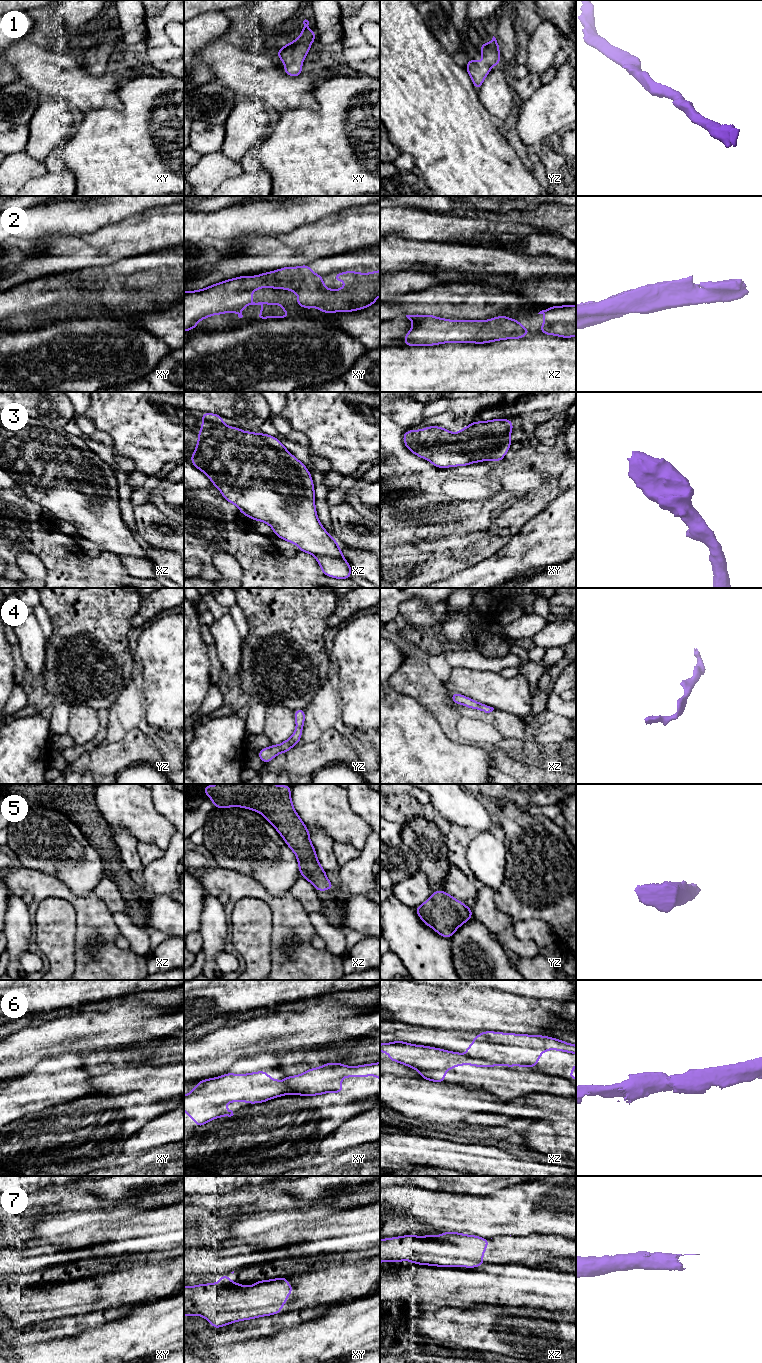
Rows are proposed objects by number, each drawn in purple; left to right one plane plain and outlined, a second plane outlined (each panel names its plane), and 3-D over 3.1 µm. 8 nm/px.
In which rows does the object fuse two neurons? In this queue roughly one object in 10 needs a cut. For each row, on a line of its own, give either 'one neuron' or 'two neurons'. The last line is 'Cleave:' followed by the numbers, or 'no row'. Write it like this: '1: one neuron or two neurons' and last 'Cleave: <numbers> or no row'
1: one neuron
2: one neuron
3: one neuron
4: one neuron
5: one neuron
6: two neurons
7: one neuron
Cleave: 6

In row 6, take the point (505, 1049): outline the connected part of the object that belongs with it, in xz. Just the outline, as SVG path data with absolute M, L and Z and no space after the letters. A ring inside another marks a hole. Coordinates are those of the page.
M485 1031L465 1049L470 1057L500 1066L535 1067L546 1050L559 1050L576 1055L576 1045L542 1035Z

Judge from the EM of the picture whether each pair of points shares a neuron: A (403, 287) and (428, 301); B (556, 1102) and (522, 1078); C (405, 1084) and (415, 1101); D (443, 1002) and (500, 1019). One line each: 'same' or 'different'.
A: different
B: different
C: same
D: same

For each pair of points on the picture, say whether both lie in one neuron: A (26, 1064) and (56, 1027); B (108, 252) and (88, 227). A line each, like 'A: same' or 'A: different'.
A: same
B: different

